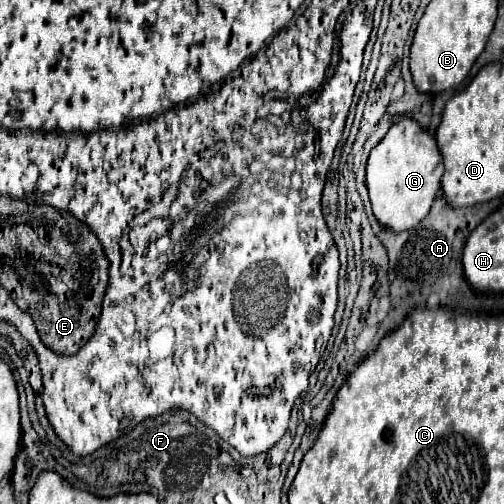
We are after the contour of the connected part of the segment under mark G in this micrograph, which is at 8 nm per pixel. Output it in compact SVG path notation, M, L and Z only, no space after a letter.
M413 118L397 120L367 160L367 190L375 218L395 232L411 230L427 214L441 188L443 158L435 138Z

